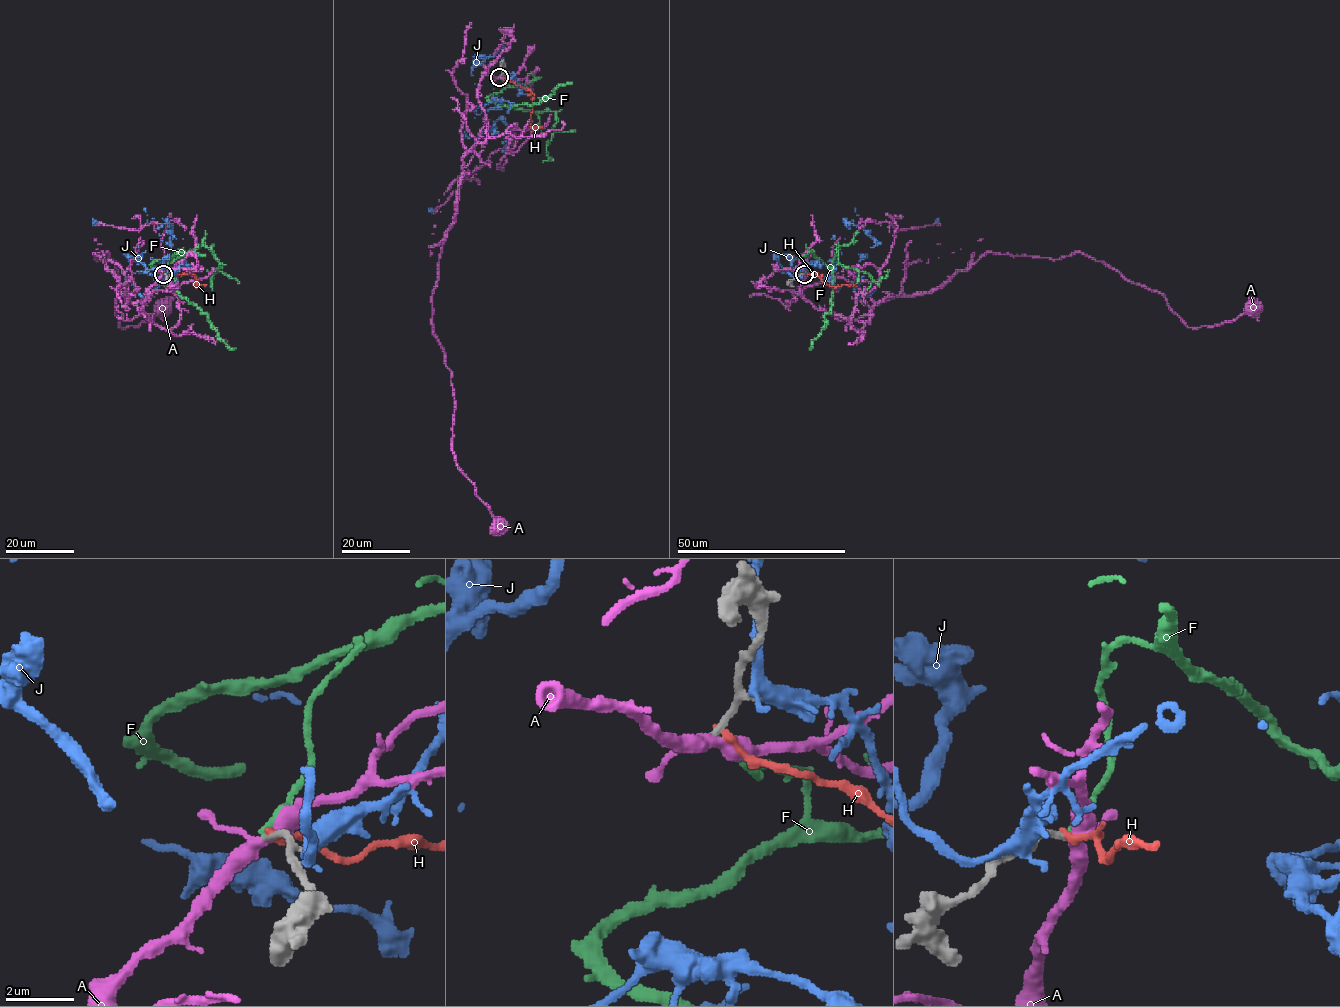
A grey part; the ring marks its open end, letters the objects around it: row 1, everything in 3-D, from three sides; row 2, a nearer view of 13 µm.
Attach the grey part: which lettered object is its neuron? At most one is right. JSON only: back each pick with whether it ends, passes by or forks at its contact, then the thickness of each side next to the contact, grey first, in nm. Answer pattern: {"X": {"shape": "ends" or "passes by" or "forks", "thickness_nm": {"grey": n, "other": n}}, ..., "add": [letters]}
{"add": []}

